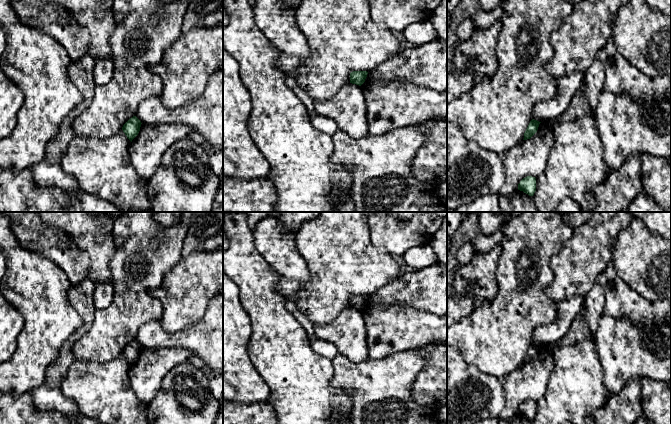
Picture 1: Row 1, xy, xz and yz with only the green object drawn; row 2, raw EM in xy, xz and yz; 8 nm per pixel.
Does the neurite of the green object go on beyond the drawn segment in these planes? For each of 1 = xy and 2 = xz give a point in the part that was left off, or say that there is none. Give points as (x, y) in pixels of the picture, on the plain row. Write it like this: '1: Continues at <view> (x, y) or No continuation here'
1: No continuation here
2: No continuation here

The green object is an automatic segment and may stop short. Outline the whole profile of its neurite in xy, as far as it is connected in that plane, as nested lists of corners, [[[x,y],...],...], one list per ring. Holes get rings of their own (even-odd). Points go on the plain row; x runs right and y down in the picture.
[[[133,340],[123,349],[122,354],[131,366],[138,359],[141,348],[141,345]]]

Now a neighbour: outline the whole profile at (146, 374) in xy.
[[[181,347],[141,348],[129,371],[131,387],[139,400],[149,404],[157,394],[165,375],[193,355]]]

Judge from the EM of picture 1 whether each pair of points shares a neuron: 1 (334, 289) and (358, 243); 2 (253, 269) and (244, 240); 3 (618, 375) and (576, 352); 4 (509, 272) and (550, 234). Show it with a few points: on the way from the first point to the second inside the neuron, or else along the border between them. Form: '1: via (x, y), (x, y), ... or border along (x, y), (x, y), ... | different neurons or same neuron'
1: via (334, 278), (342, 263), (342, 259), (347, 254) | same neuron
2: via (246, 262), (244, 260), (244, 247) | same neuron
3: border along (594, 342), (602, 372), (602, 383), (606, 388) | different neurons
4: via (514, 258), (517, 250), (536, 235) | same neuron

